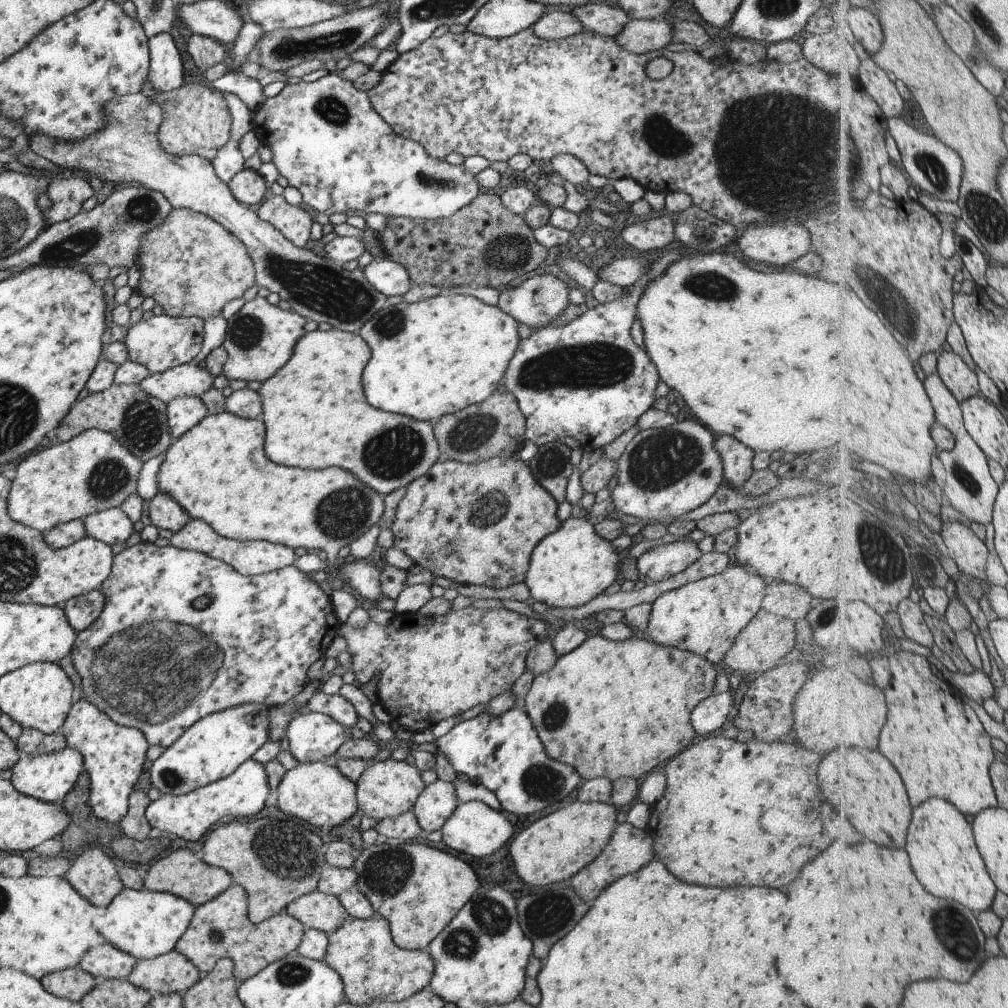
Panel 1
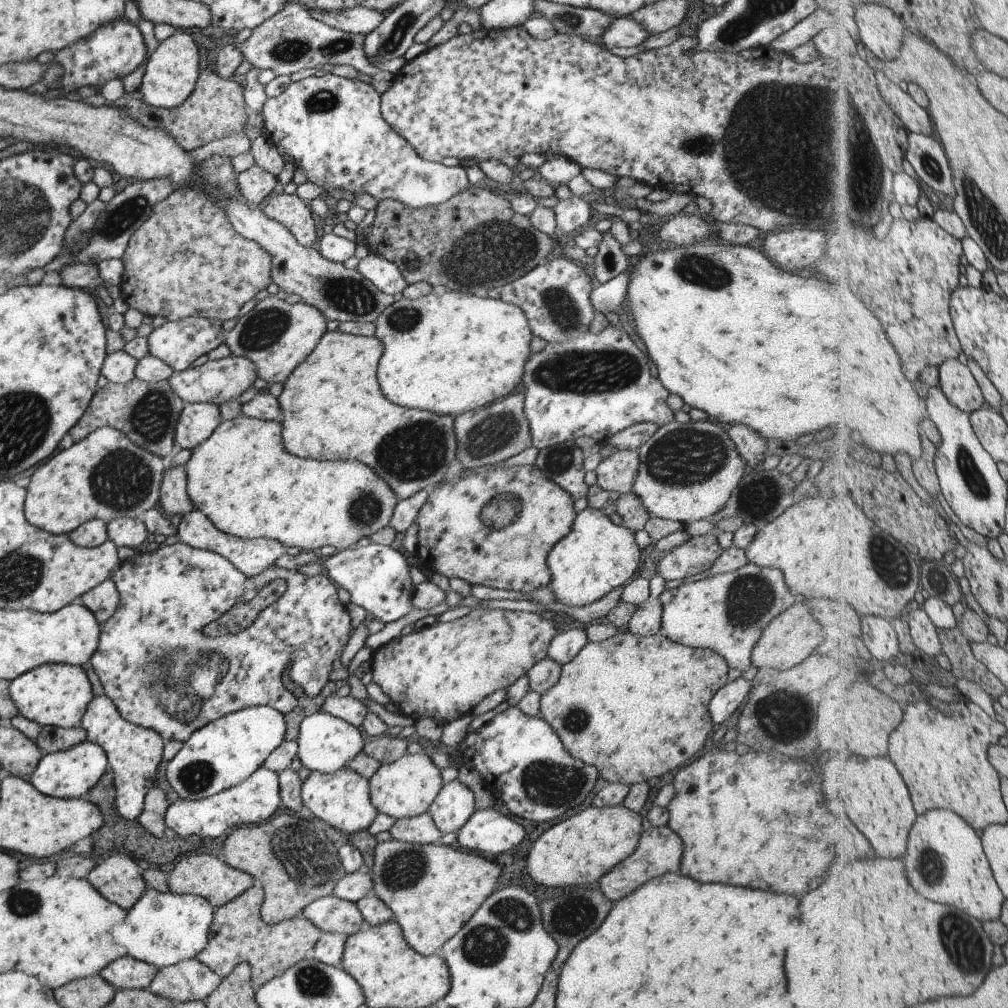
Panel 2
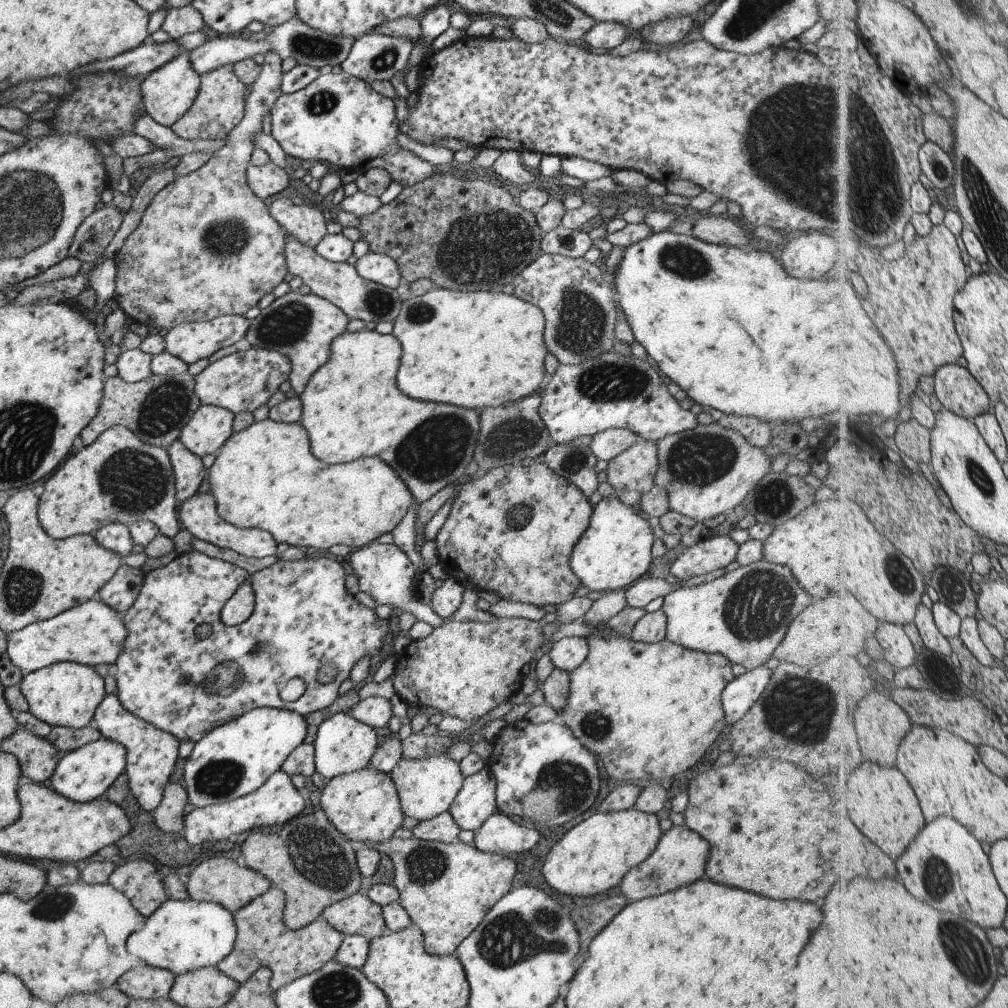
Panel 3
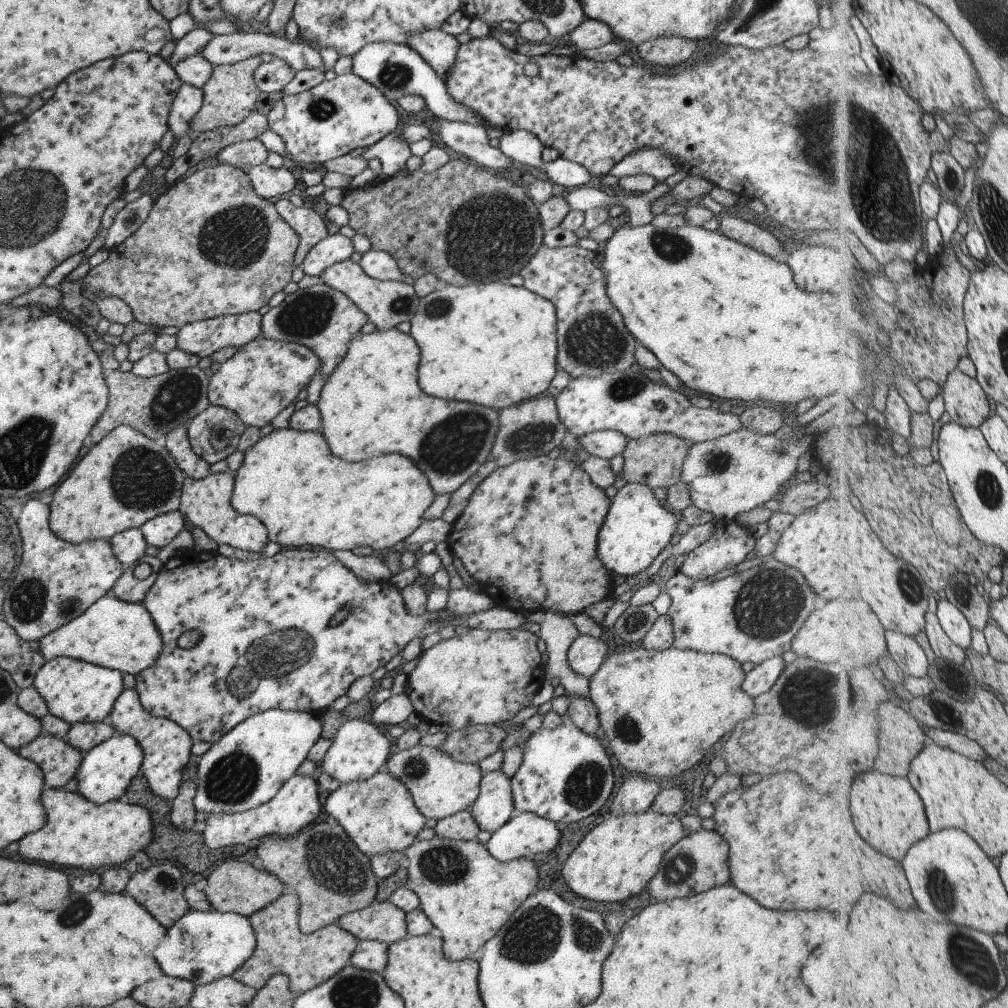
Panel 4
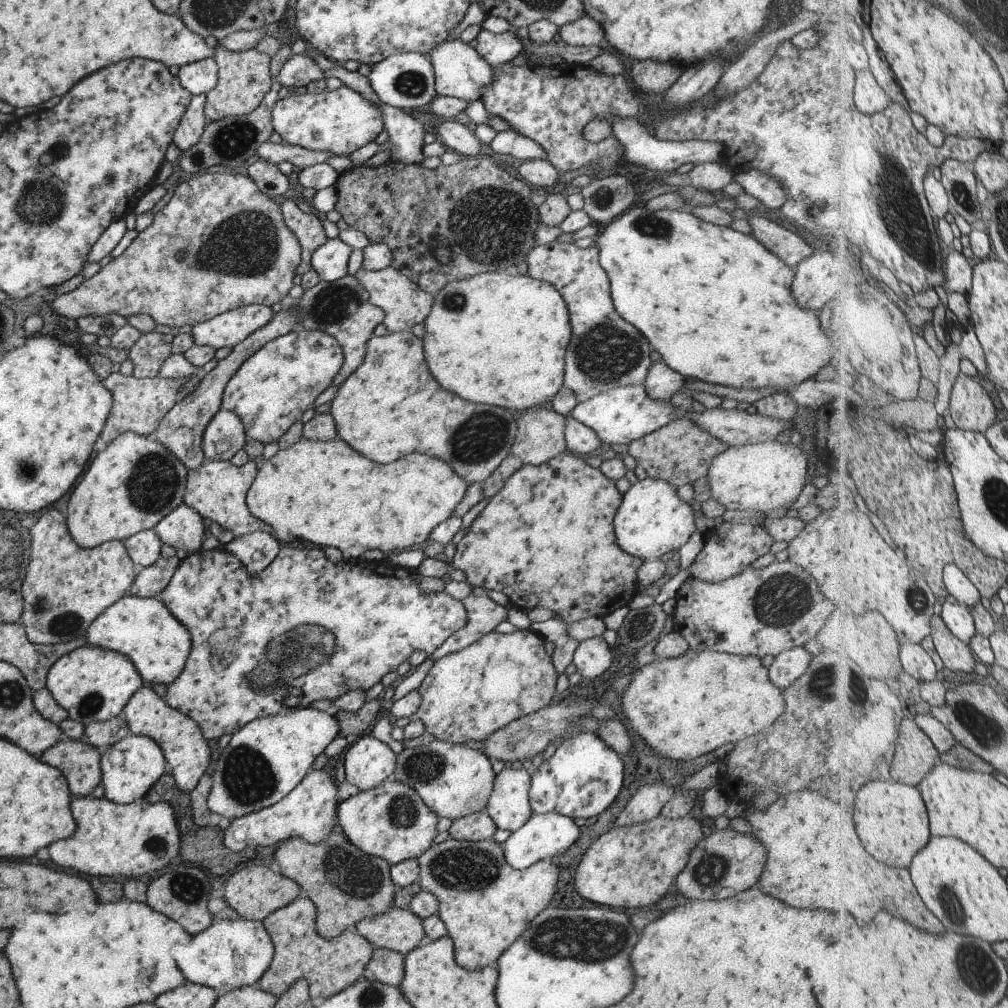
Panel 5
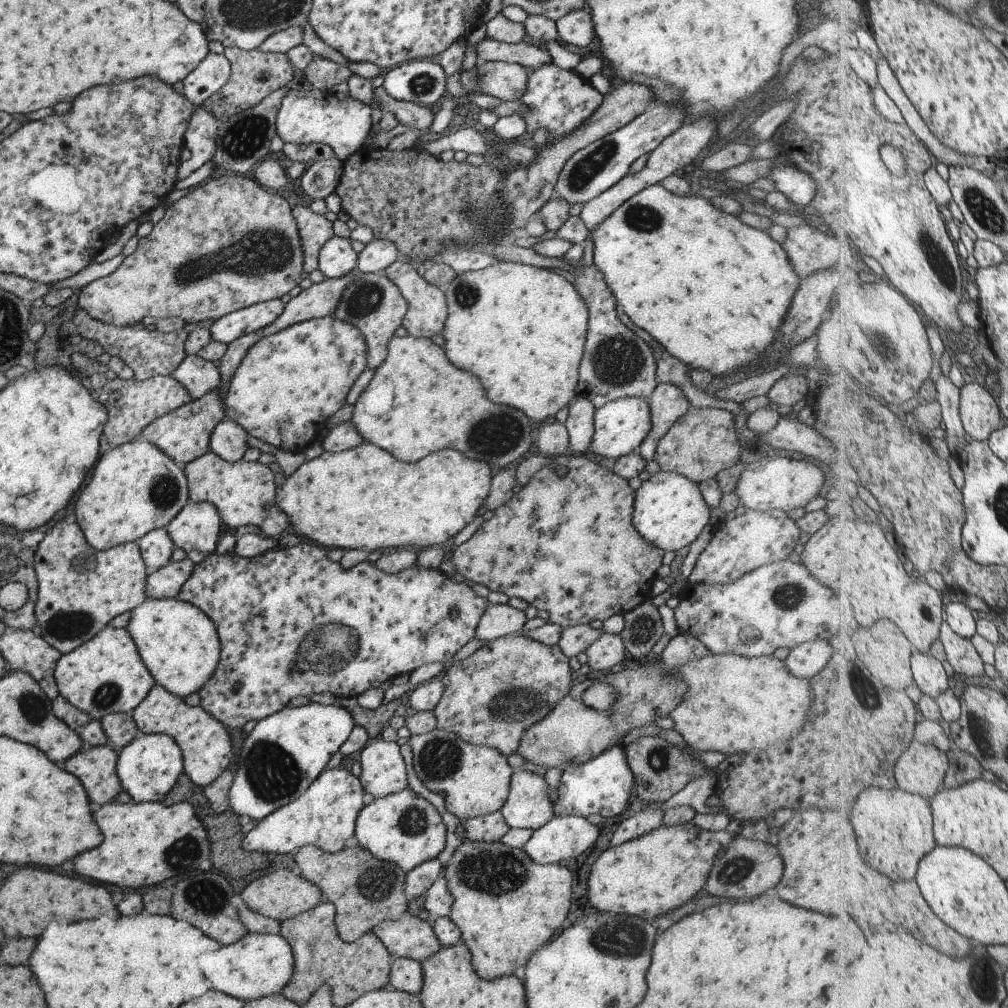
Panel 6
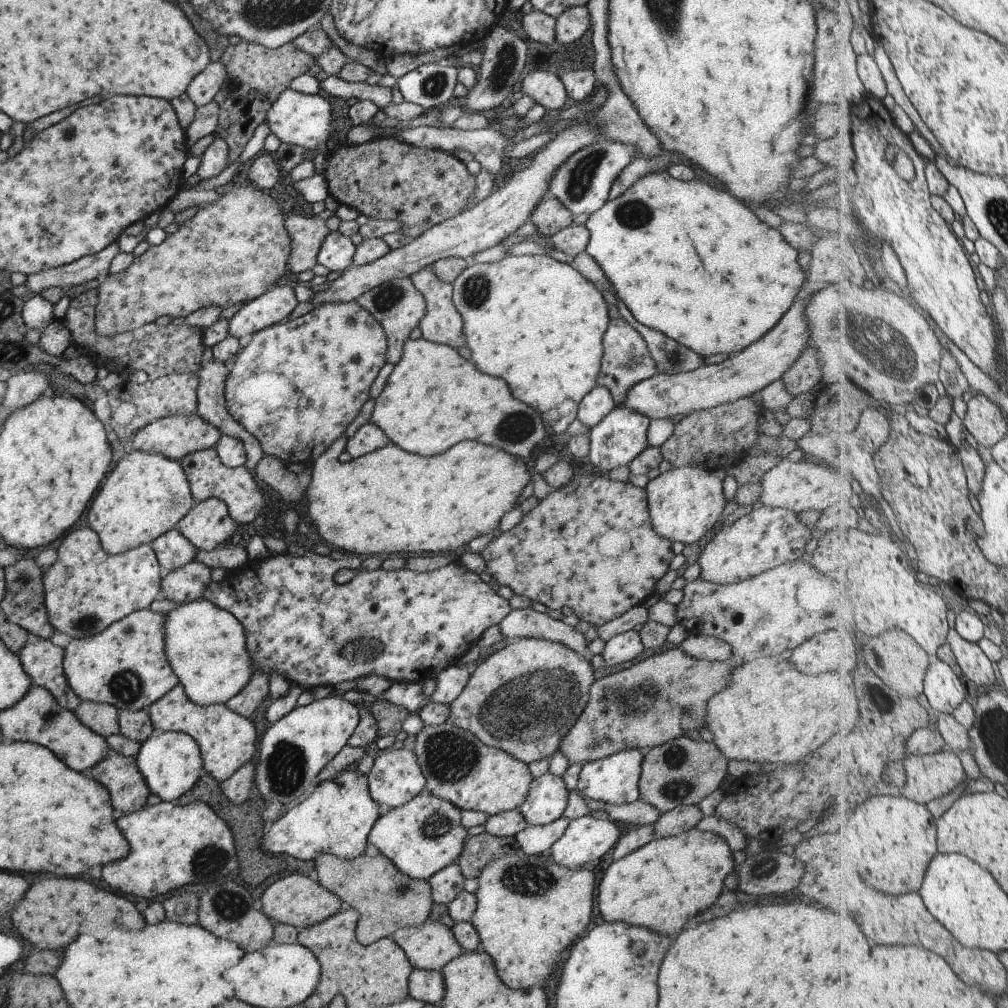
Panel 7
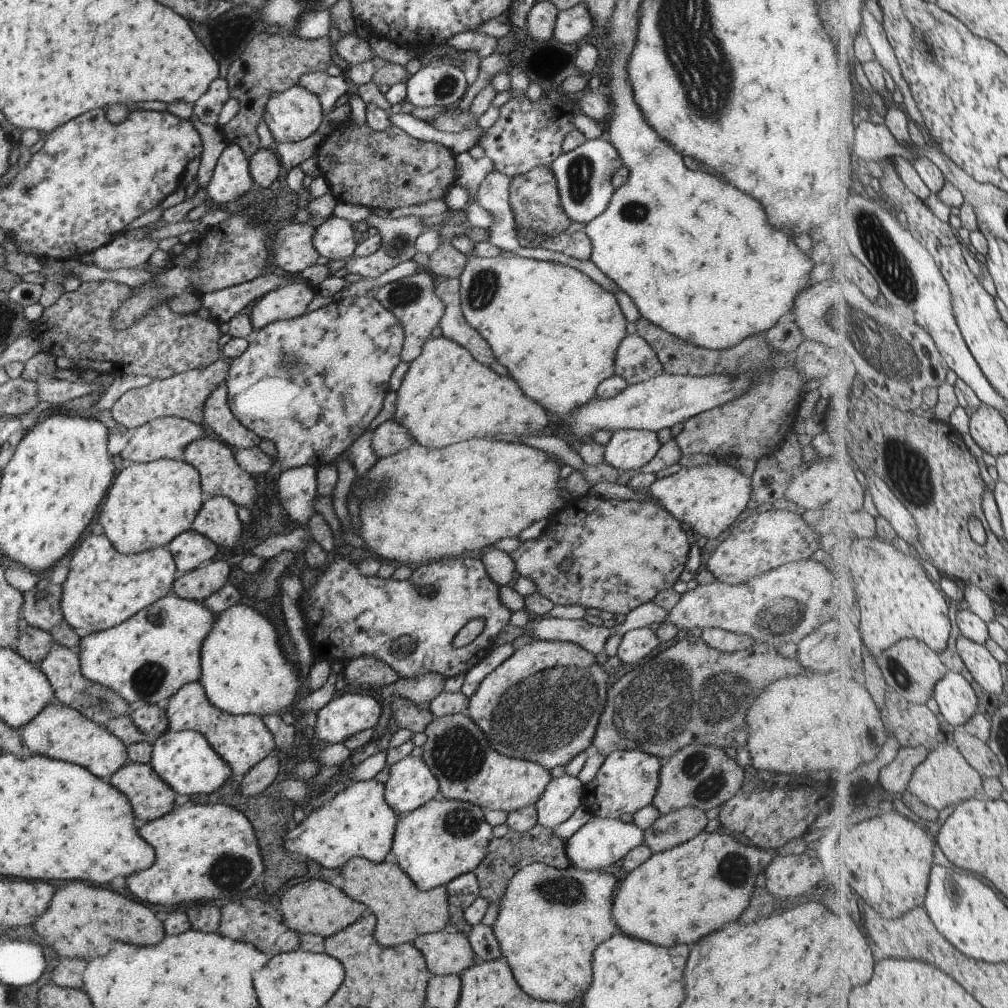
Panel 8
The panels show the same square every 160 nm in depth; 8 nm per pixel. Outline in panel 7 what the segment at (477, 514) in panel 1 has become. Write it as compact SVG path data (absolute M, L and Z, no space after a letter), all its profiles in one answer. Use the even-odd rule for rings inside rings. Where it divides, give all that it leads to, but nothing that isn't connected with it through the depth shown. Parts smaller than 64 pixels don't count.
M573 470L573 474L571 474L571 478L569 478L569 482L565 486L559 486L556 490L547 493L543 499L538 500L537 506L530 512L523 514L520 522L513 528L505 532L497 531L493 533L493 538L477 554L483 558L485 573L491 576L491 581L494 585L504 585L505 588L512 589L516 596L525 596L532 602L544 605L545 608L560 609L561 613L569 612L569 616L576 616L579 621L591 624L594 629L612 619L618 618L621 614L628 612L629 608L635 607L636 604L646 602L655 592L654 589L657 581L668 572L669 562L674 557L670 548L672 542L657 536L653 532L653 528L649 524L649 514L647 512L648 507L643 489L632 486L628 481L611 481L604 474L594 470Z

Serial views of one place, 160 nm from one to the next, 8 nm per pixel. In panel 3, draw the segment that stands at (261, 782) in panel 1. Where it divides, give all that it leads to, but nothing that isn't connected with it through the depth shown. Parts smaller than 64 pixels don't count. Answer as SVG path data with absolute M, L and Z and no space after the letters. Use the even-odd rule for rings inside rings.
M285 771L274 772L257 789L241 798L221 803L196 808L184 816L183 838L191 846L205 844L205 842L229 842L235 834L249 832L251 829L271 828L273 825L282 825L300 814L305 808L305 794L295 789L289 775Z

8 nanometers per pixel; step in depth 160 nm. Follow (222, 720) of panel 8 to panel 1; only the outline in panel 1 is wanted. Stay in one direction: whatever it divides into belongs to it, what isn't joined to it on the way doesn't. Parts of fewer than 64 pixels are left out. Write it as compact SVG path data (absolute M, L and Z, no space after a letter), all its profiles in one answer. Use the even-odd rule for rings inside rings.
M81 699L73 702L57 732L65 737L67 747L82 756L90 782L88 805L91 812L98 819L118 823L127 814L128 796L133 791L133 784L147 767L145 752L149 745L143 733L136 728L114 723L94 704Z

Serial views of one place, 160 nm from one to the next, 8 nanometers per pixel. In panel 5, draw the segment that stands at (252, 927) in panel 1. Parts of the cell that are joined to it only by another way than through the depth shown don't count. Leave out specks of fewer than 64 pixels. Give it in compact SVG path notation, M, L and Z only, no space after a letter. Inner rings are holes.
M295 897L288 905L278 908L261 921L273 943L274 953L269 968L253 986L280 997L295 981L305 979L311 1001L317 1004L363 977L374 949L370 942L353 929L325 940L317 934L315 919L313 902L309 898Z

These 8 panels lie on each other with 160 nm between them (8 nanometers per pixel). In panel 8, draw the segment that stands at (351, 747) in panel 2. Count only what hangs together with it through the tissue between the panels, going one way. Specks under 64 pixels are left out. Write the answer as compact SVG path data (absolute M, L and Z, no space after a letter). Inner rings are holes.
M405 756L397 764L386 767L388 775L383 783L383 800L396 815L409 814L438 796L437 780L422 759Z

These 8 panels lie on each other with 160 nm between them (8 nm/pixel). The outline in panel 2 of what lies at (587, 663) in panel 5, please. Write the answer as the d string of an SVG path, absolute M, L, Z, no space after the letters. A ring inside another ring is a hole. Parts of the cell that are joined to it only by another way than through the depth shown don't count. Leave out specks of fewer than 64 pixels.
M568 629L555 634L549 641L546 656L557 664L564 665L585 646L585 633L578 629Z

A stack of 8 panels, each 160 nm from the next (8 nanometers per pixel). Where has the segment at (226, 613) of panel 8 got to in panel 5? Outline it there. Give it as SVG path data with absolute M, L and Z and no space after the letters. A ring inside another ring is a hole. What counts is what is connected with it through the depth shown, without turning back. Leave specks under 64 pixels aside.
M125 594L109 605L87 626L86 644L127 655L143 682L171 684L181 674L192 645L189 631L157 597L139 598Z

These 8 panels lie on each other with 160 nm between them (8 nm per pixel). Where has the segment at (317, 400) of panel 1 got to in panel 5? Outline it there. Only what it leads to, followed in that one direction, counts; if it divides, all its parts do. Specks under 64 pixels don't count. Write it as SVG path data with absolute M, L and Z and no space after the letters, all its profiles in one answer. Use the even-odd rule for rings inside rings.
M397 331L396 333L385 334L385 336L376 337L373 335L369 337L369 340L366 342L365 358L355 369L355 372L352 372L341 383L337 395L331 400L329 414L333 417L339 438L341 438L343 442L347 442L353 450L357 450L361 456L365 456L365 458L369 458L369 460L375 460L375 462L381 462L381 464L387 464L387 462L393 462L393 460L397 460L397 458L401 458L401 456L405 456L405 454L423 452L423 454L429 454L429 456L435 456L435 458L447 462L468 484L483 482L489 474L500 465L500 462L510 455L511 445L513 444L518 429L515 412L509 412L509 410L503 410L503 408L495 408L495 406L471 404L471 402L467 402L467 400L461 400L459 396L453 396L453 394L441 390L441 388L437 386L437 382L433 380L433 376L429 376L429 370L427 370L422 349L422 340L415 337L413 333L409 331Z

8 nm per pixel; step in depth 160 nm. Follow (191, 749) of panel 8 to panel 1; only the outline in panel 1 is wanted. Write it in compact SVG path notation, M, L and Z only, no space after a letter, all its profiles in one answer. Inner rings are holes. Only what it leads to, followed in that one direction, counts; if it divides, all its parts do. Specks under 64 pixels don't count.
M65 747L59 752L46 755L23 755L11 768L12 787L21 794L48 803L60 803L73 788L78 774L84 770L82 756L72 748Z

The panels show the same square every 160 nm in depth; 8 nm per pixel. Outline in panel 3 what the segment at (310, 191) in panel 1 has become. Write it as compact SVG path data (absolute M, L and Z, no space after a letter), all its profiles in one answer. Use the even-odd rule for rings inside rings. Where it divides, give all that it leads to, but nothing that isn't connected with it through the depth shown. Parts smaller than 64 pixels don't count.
M343 71L339 74L327 73L319 75L306 87L292 93L281 93L275 99L268 112L271 119L270 134L287 156L329 164L336 171L350 168L361 173L371 168L383 169L388 172L391 182L401 180L405 188L410 184L428 179L435 173L428 162L398 147L396 136L399 123L395 119L394 108L391 97L375 92L369 83L345 74Z

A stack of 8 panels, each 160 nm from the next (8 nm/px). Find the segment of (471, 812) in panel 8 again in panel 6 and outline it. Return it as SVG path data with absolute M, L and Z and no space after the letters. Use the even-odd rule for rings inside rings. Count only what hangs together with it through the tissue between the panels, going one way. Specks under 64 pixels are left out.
M405 788L398 793L373 799L360 809L355 819L354 836L359 846L375 858L393 863L407 873L423 861L435 859L443 850L445 825L433 805L411 789Z

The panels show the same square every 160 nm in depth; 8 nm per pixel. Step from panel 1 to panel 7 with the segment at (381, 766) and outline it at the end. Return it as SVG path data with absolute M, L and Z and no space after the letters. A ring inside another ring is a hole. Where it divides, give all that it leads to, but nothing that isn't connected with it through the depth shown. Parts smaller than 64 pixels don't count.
M443 722L425 726L411 746L417 766L425 778L424 791L449 802L453 807L495 815L517 809L527 796L531 774L527 766L494 747L481 744L471 732Z

